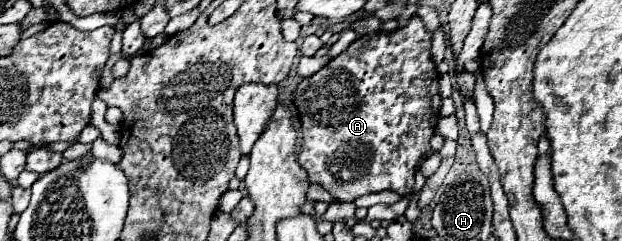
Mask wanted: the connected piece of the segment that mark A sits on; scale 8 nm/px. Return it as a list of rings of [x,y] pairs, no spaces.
[[[414,16],[408,26],[398,32],[380,32],[358,38],[340,56],[332,58],[328,66],[298,84],[294,92],[302,136],[298,160],[308,172],[308,180],[324,186],[334,200],[354,202],[364,194],[382,190],[394,190],[402,196],[414,192],[414,176],[426,158],[426,152],[430,152],[430,138],[434,134],[434,124],[438,124],[438,112],[442,106],[436,66],[430,56],[430,38],[432,34],[424,28],[422,20]]]

